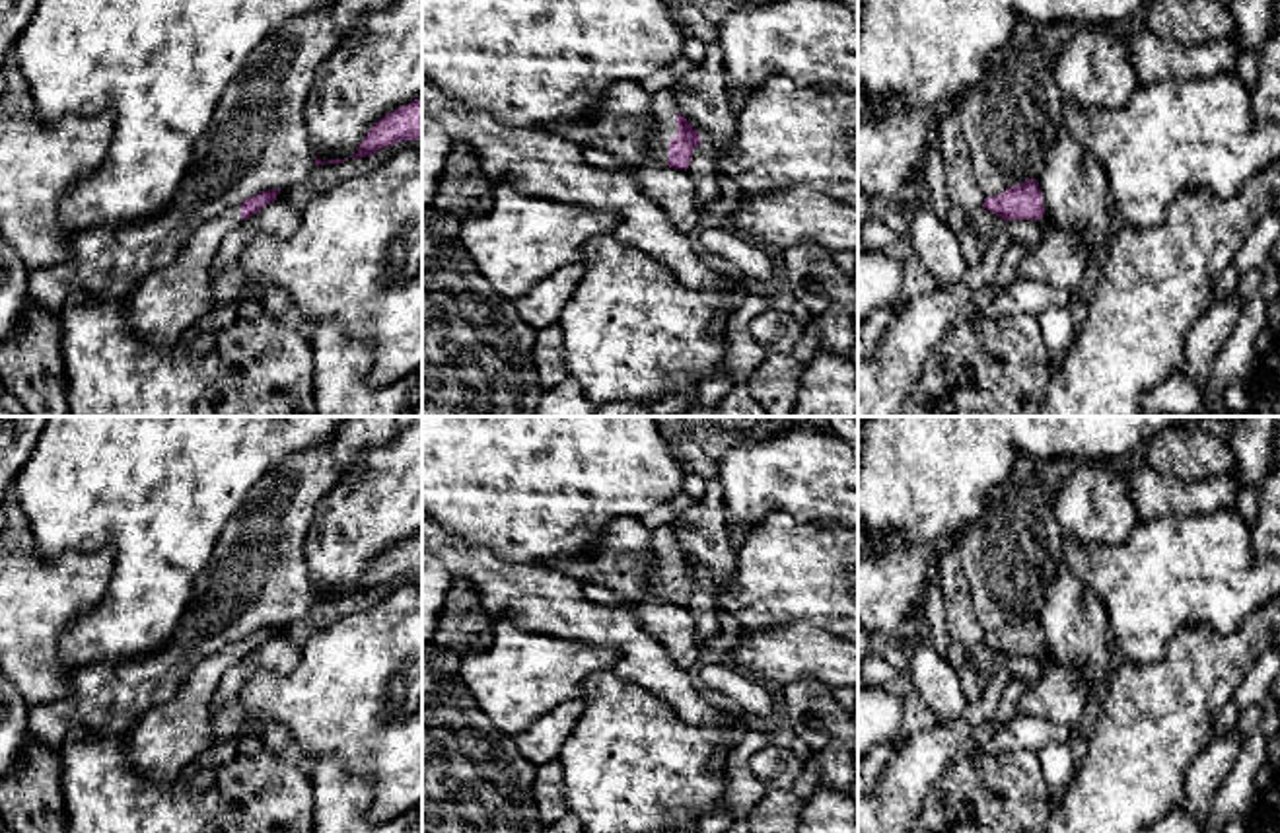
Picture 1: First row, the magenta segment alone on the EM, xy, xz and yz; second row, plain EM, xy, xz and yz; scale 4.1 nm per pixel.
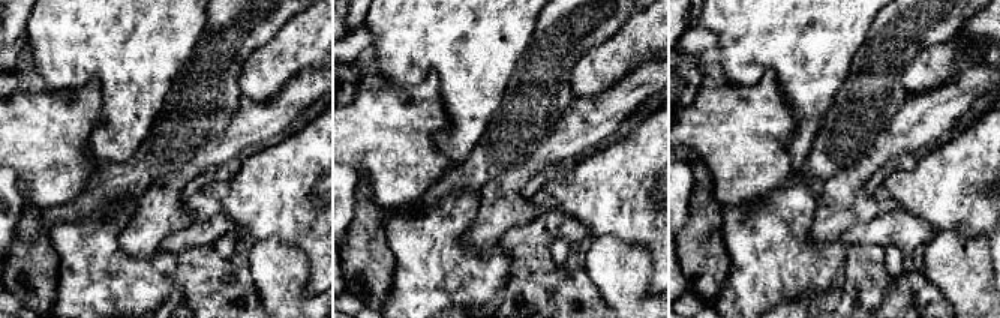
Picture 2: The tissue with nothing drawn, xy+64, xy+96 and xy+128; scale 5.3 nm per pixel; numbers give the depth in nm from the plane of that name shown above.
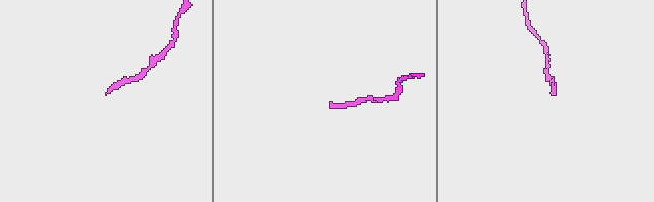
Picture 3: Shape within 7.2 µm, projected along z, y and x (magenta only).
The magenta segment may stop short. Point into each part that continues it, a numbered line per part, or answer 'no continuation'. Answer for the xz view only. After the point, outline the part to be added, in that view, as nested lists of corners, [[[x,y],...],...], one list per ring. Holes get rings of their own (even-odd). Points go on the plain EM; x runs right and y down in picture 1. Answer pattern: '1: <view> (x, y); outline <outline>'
1: xz (664, 547); outline [[[669,525],[652,529],[654,574],[648,578],[648,594],[654,599],[667,599],[669,576],[677,572],[677,537]]]

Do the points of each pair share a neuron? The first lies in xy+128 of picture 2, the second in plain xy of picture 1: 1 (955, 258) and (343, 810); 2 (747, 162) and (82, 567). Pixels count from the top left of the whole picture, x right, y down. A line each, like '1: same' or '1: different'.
1: same
2: same

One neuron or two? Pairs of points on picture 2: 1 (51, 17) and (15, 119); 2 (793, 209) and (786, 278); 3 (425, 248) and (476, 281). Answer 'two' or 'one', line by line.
1: two
2: one
3: one

